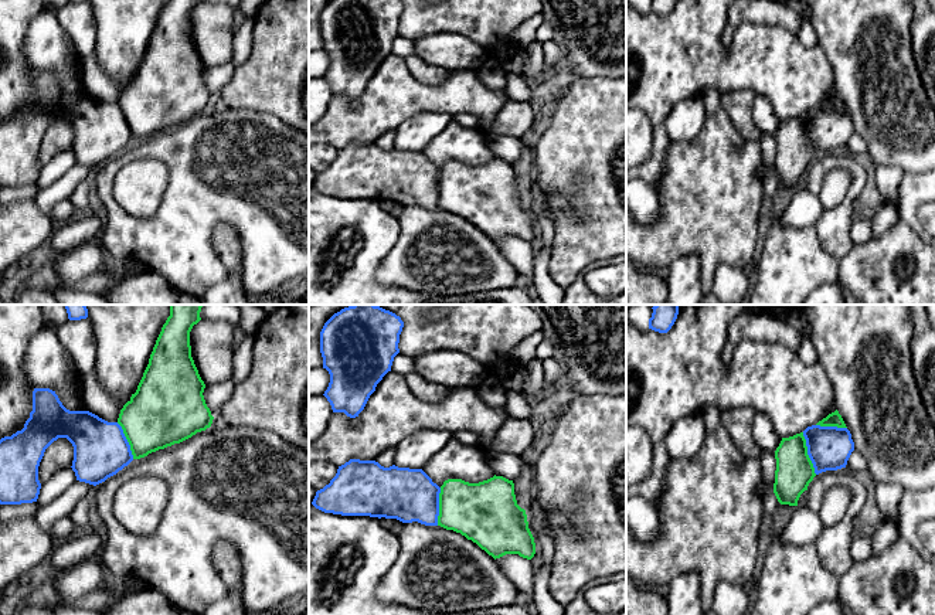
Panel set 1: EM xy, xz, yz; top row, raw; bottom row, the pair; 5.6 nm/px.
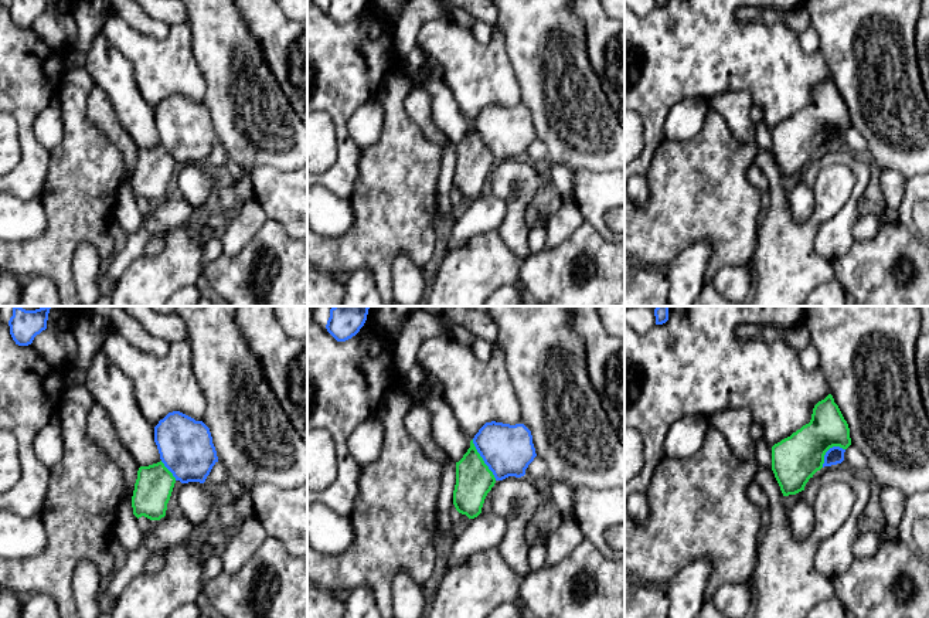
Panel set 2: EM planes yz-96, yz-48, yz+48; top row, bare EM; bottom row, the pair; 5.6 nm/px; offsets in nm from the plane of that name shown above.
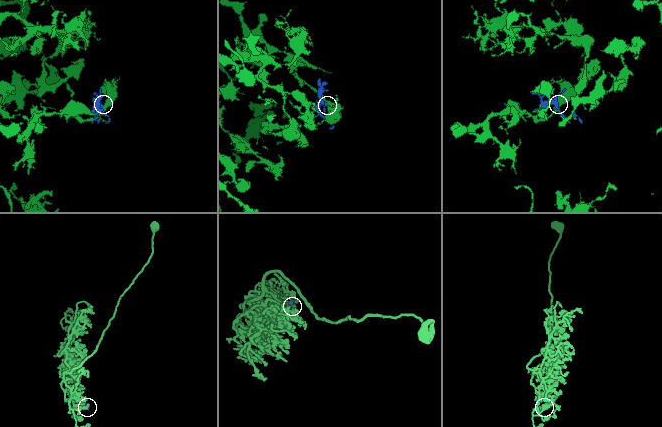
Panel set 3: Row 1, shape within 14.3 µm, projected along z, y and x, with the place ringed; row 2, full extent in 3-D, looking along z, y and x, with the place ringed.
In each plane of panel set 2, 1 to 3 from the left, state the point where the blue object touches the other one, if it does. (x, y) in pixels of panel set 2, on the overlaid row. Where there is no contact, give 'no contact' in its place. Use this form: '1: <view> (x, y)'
1: yz-96 (169, 471)
2: yz-48 (482, 459)
3: yz+48 (827, 450)

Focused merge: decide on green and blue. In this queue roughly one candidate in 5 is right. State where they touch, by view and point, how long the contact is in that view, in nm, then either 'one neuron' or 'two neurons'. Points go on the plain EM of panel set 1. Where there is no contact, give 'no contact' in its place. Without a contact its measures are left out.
contact yz (806, 136); length 260 nm; two neurons

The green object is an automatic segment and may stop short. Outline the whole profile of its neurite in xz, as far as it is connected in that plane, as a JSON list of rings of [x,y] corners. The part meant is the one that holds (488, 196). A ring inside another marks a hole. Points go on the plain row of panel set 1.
[[[503,159],[479,166],[445,163],[438,208],[460,215],[494,242],[506,237],[531,242],[536,237],[526,193],[517,187],[513,163]]]

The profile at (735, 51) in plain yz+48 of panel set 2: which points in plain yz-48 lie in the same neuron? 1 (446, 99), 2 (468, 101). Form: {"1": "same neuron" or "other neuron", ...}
{"1": "other neuron", "2": "same neuron"}

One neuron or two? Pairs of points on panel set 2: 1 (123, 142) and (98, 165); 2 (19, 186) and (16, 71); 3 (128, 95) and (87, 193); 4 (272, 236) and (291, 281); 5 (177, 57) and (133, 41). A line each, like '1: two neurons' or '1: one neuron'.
1: two neurons
2: one neuron
3: two neurons
4: one neuron
5: one neuron

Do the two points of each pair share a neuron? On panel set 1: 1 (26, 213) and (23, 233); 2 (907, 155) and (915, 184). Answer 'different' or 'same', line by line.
1: same
2: different

